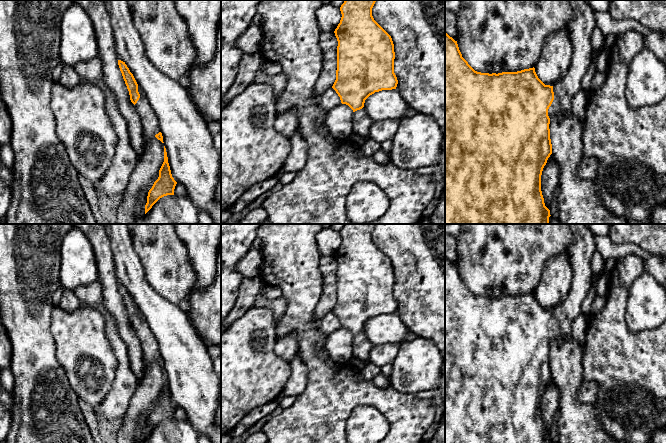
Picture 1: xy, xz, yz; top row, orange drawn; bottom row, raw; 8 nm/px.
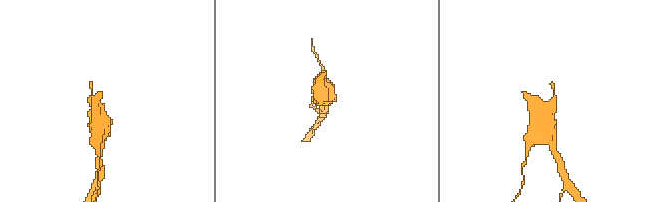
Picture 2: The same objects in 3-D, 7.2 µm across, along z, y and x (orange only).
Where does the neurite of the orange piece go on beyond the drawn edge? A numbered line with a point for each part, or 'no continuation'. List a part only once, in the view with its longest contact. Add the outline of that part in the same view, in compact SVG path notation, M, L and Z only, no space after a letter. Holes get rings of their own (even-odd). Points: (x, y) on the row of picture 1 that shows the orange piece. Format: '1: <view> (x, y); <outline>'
1: yz (583, 23); M568 0L572 10L570 38L572 58L566 74L553 86L554 100L548 109L548 116L568 114L572 100L581 90L581 80L592 61L591 36L597 28L596 11L585 0Z

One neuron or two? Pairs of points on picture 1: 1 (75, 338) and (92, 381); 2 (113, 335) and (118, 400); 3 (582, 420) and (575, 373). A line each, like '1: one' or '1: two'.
1: one
2: one
3: one

